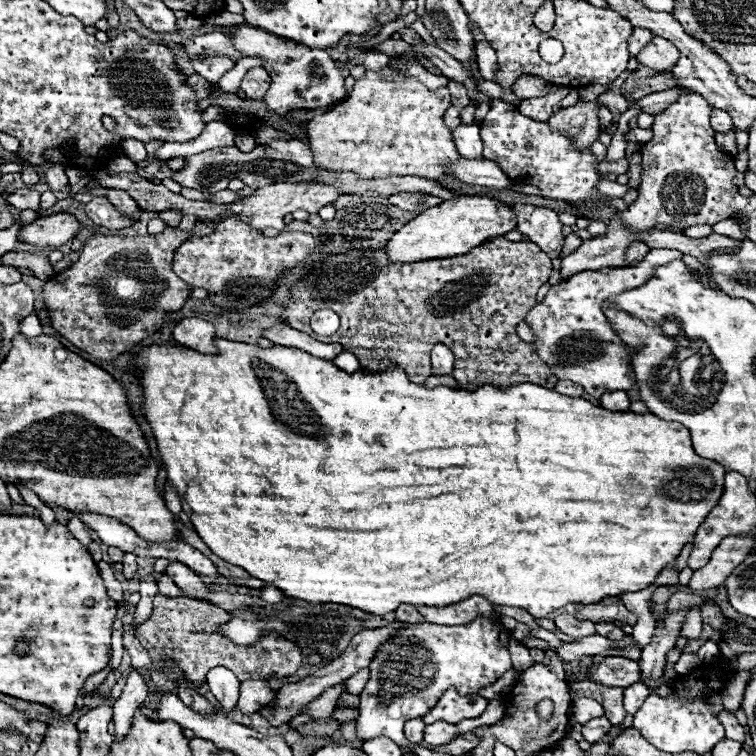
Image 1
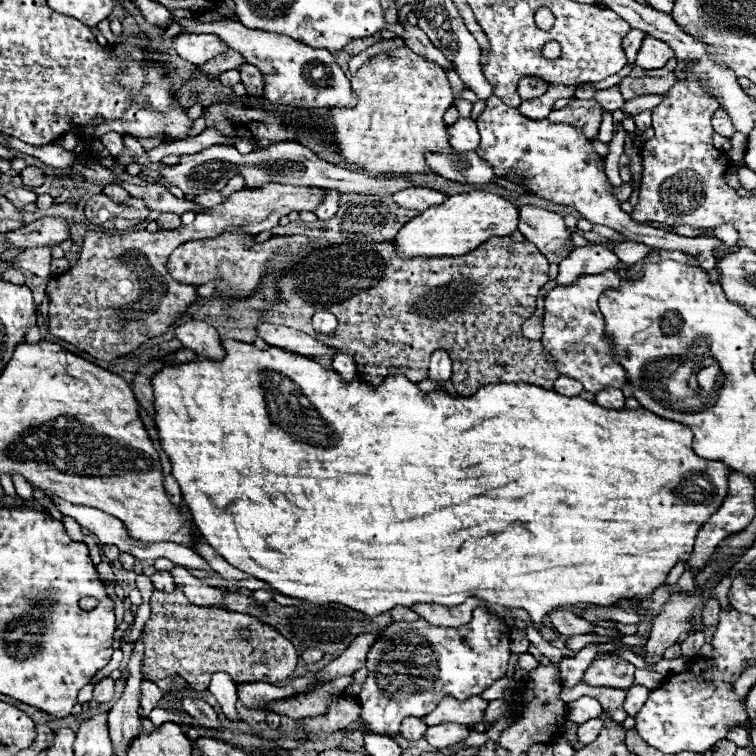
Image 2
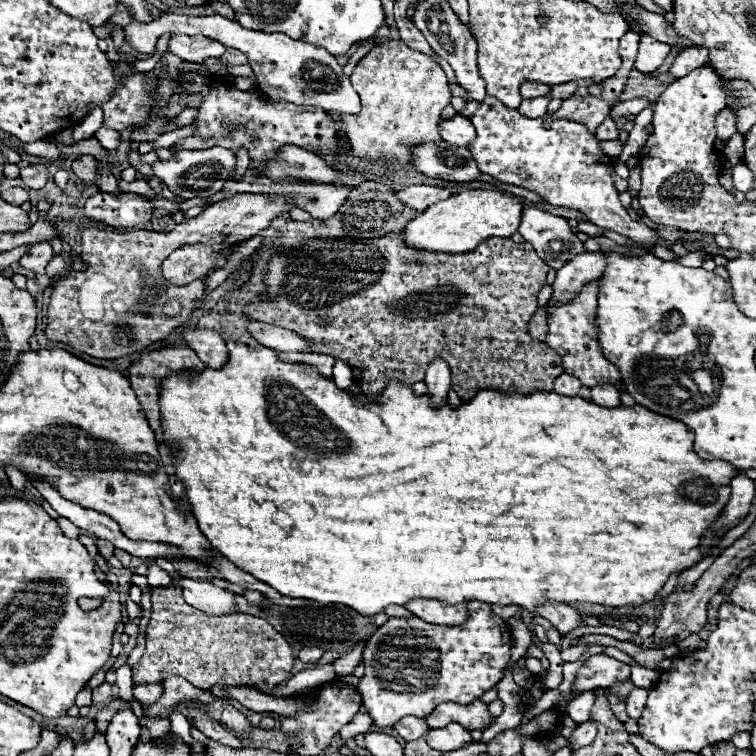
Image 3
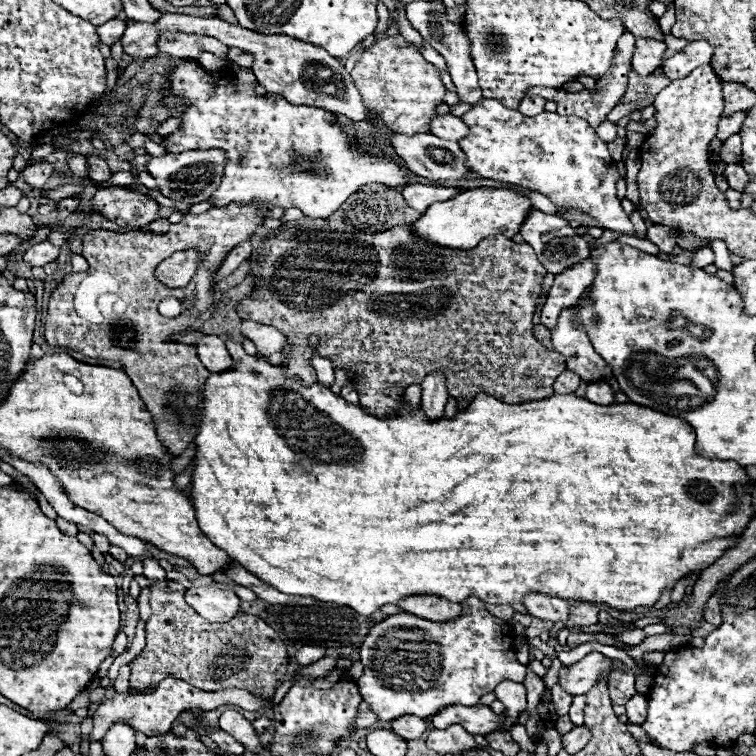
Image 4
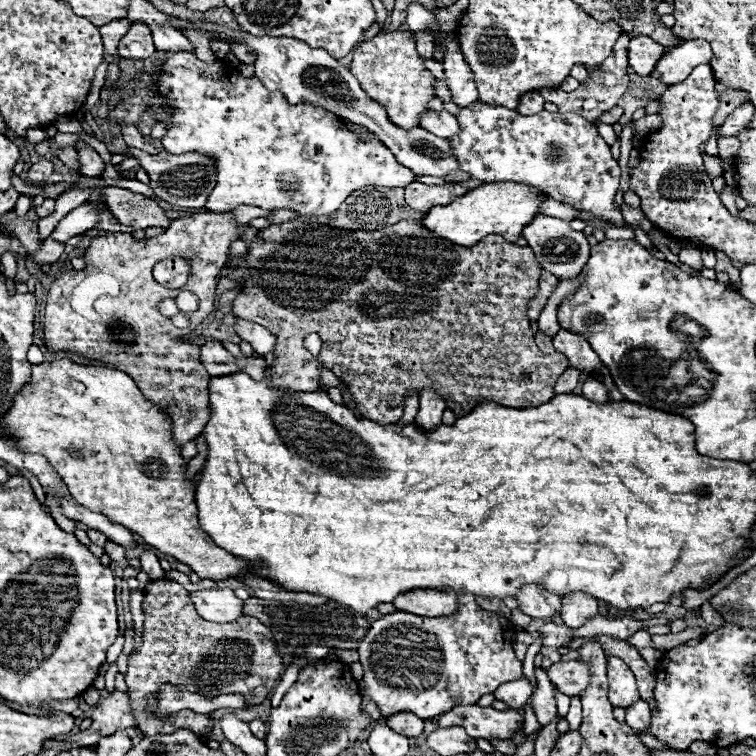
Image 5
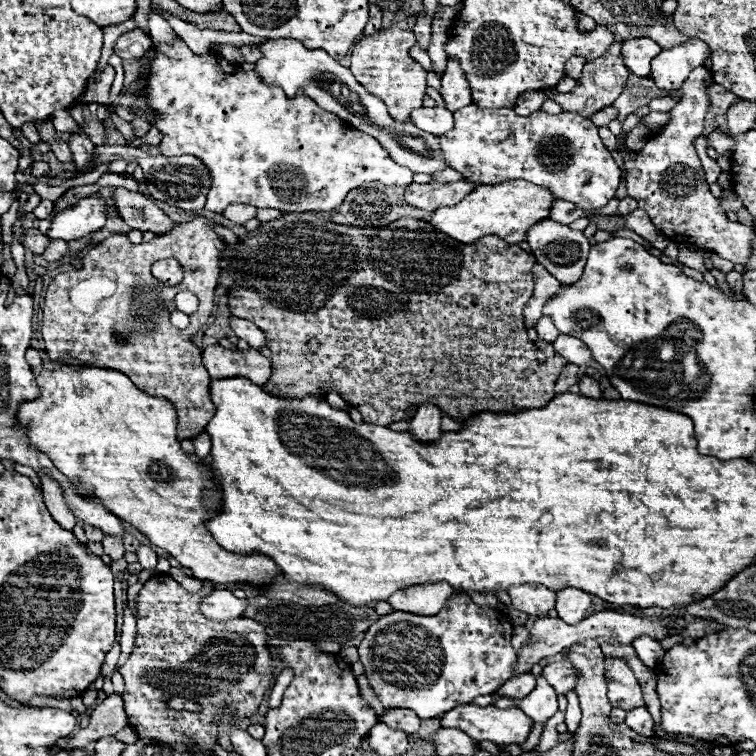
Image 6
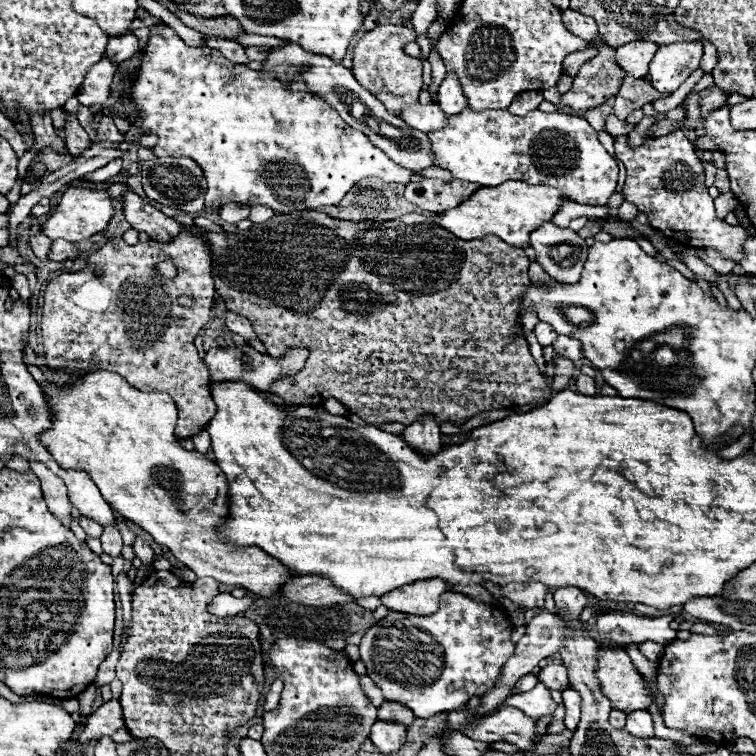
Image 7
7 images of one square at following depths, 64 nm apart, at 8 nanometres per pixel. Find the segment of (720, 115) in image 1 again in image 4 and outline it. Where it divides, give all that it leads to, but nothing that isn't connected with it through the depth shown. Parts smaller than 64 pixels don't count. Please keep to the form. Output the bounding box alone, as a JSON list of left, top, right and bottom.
[718,110,750,140]

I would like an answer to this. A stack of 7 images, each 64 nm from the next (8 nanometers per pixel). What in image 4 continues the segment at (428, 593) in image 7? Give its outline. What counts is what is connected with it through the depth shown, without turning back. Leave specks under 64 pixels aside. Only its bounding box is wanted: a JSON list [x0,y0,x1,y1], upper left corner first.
[398,596,462,622]

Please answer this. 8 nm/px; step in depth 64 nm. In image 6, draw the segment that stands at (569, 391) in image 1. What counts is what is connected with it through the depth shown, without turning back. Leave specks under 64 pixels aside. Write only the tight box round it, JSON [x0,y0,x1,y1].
[556,364,578,394]

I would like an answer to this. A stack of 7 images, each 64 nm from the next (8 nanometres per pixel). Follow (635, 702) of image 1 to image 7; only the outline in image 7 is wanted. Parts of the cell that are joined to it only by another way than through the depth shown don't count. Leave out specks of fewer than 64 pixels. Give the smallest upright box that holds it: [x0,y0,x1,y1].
[626,710,654,738]

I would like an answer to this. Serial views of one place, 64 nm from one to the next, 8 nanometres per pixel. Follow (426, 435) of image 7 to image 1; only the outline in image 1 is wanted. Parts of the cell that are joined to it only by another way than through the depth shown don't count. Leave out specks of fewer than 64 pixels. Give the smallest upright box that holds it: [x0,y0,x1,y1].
[432,344,454,376]

